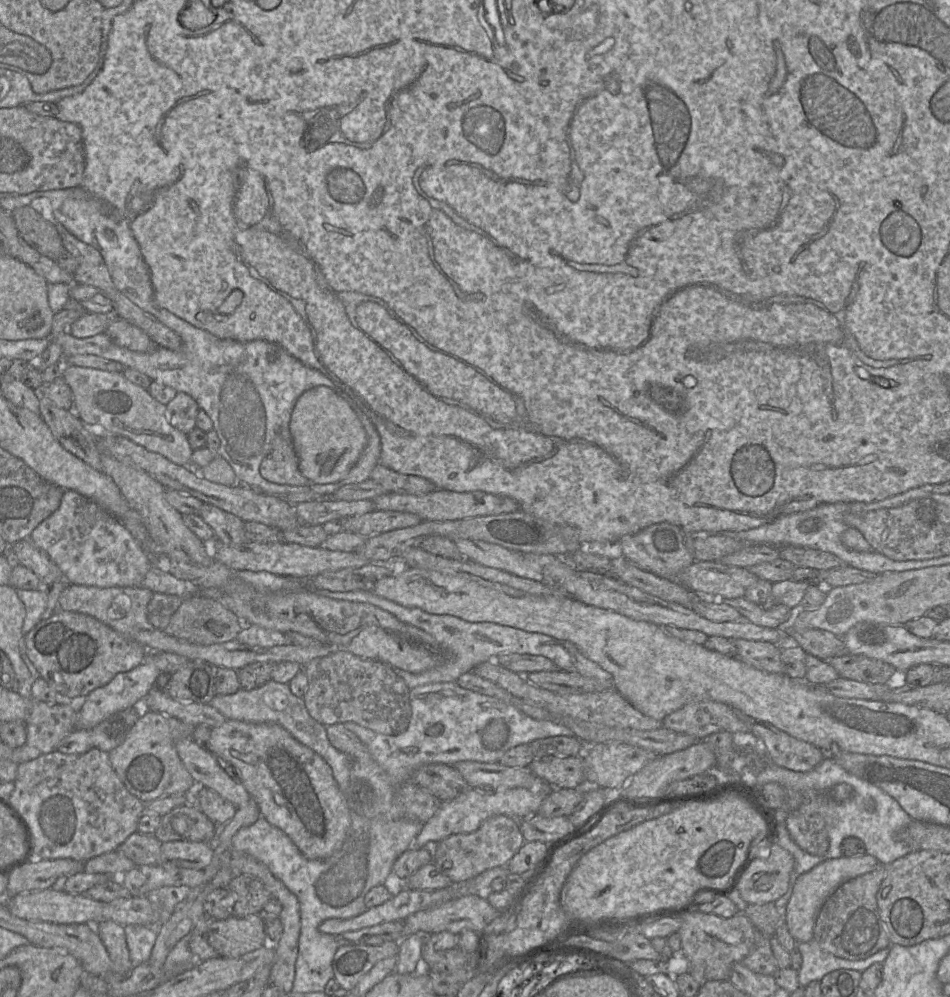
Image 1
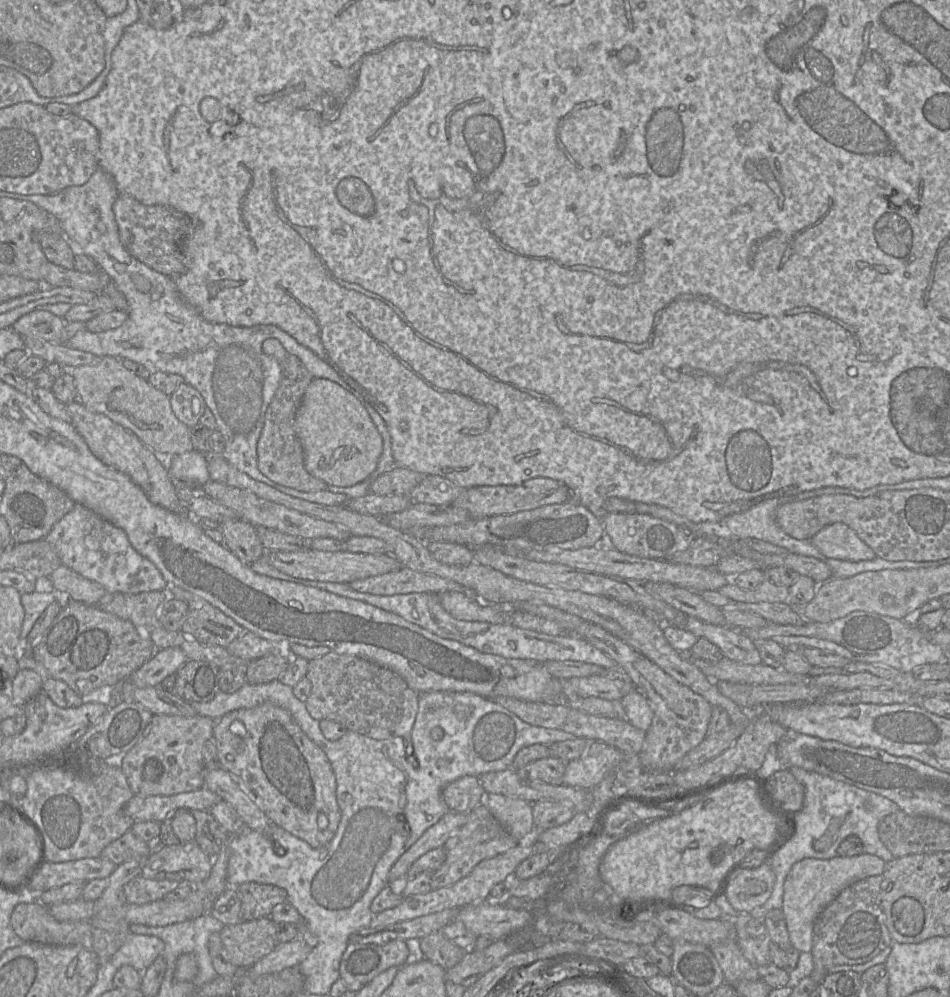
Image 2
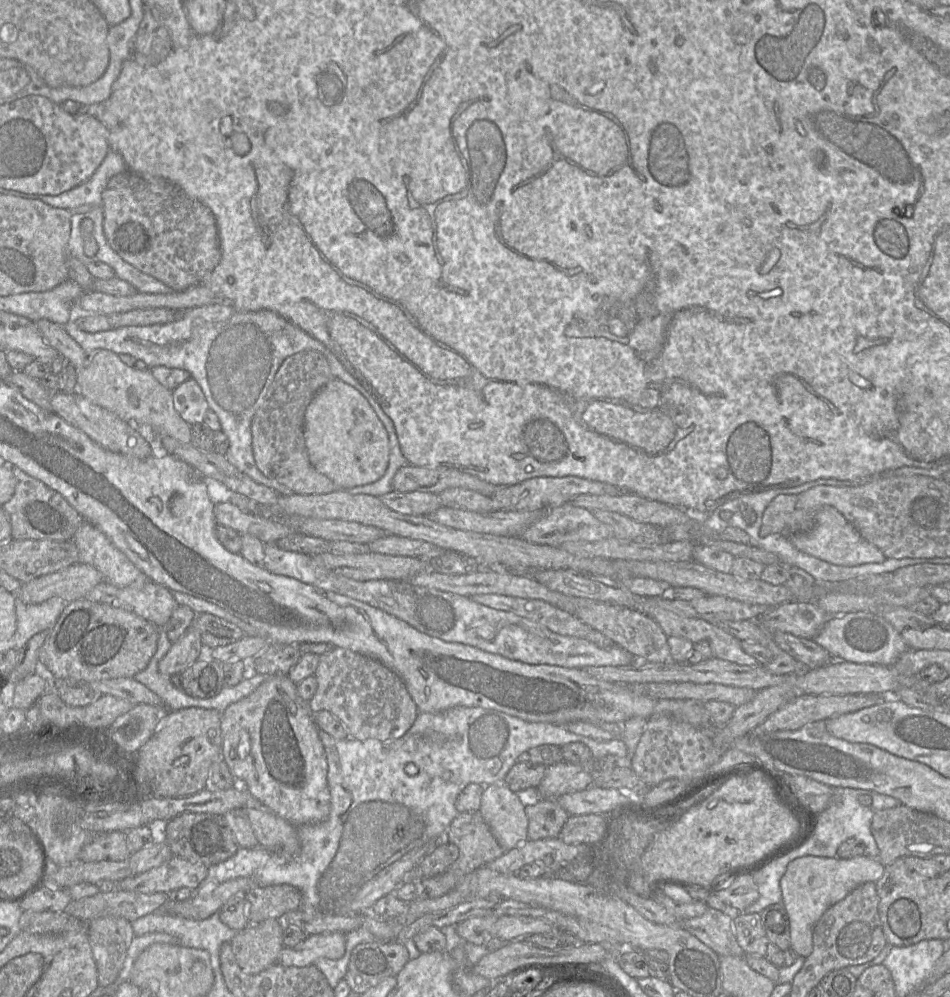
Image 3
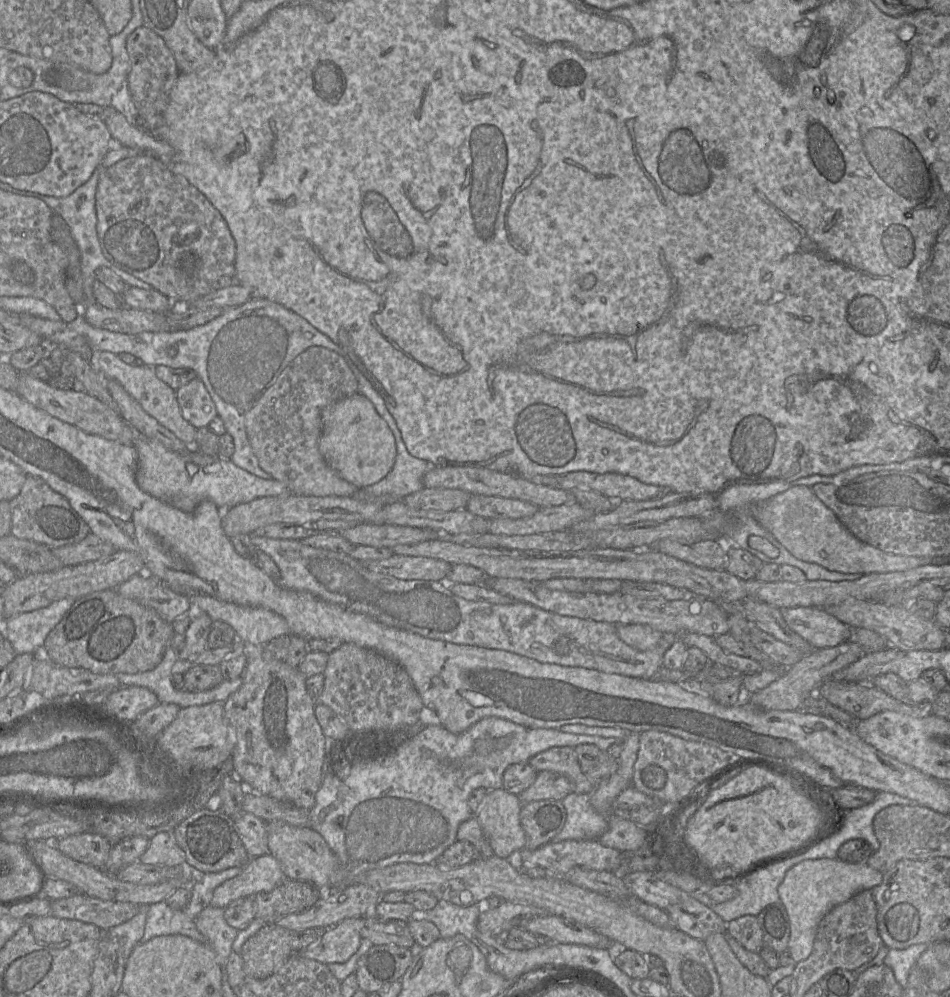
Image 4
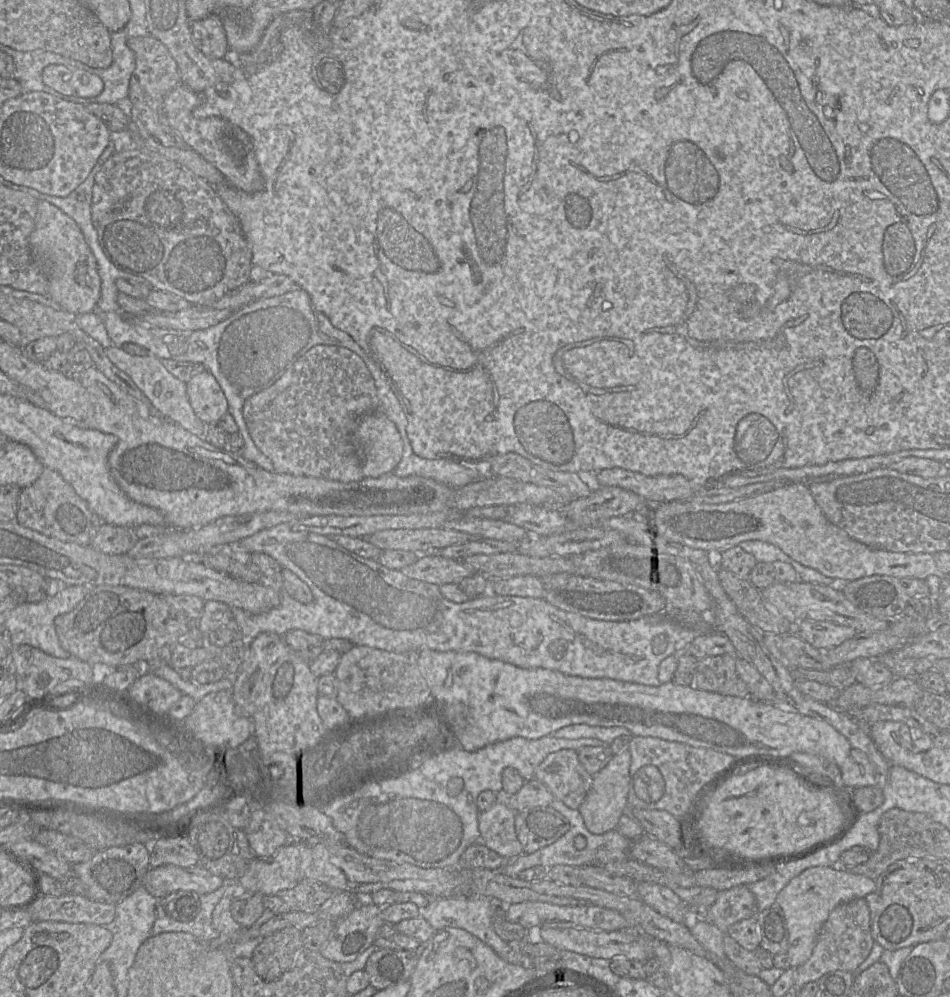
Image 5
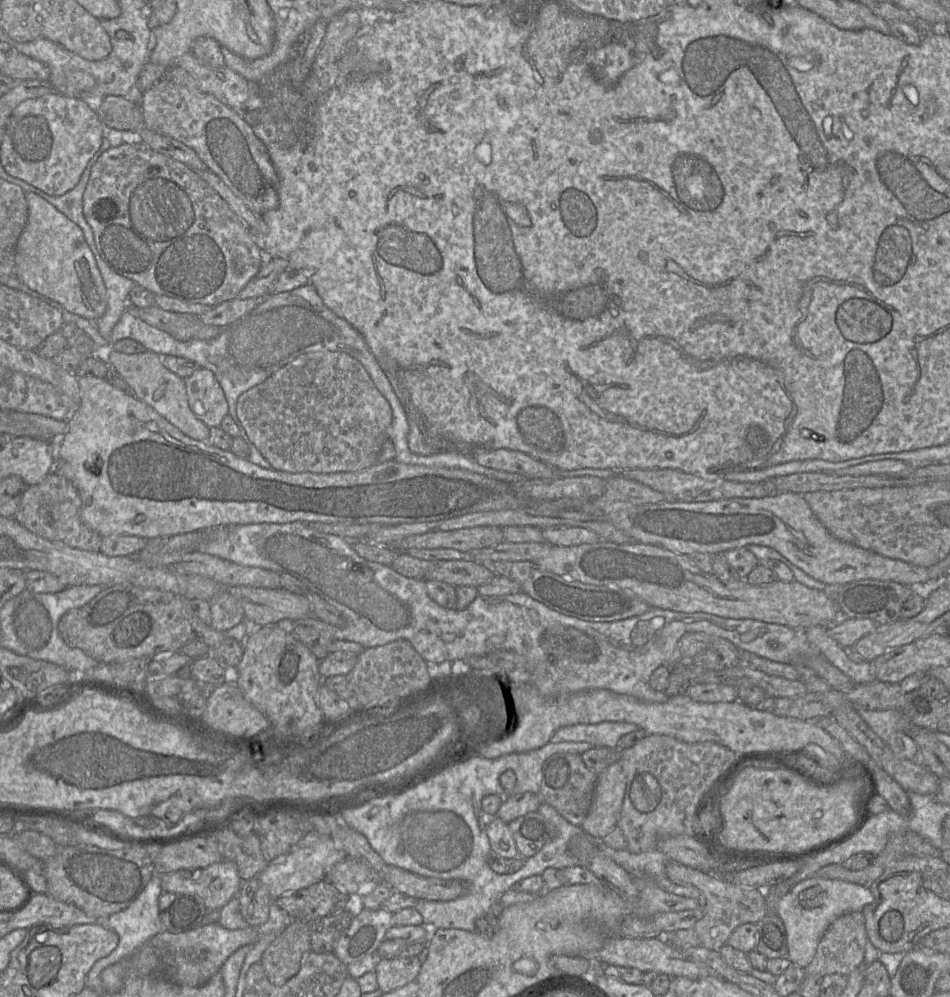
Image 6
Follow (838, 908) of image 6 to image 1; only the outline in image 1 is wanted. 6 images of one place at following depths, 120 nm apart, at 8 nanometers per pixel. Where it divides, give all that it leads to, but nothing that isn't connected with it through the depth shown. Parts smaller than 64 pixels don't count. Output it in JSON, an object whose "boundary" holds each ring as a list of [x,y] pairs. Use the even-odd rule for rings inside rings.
{"boundary":[[[865,854],[826,860],[801,874],[793,887],[792,895],[784,910],[784,921],[792,937],[798,942],[809,942],[814,938],[814,925],[825,900],[844,882],[873,871],[878,860]]]}

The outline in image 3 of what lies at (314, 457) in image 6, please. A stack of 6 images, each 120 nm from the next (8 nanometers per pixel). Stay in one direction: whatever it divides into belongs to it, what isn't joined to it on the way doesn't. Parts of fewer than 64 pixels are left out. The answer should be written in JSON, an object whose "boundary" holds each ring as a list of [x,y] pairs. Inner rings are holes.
{"boundary":[[[303,350],[288,356],[275,374],[263,403],[257,409],[252,419],[252,448],[258,469],[266,477],[288,487],[294,494],[319,495],[339,489],[331,479],[319,473],[311,465],[304,438],[304,416],[306,408],[319,390],[333,378],[336,377],[331,373],[327,359],[317,351]]]}

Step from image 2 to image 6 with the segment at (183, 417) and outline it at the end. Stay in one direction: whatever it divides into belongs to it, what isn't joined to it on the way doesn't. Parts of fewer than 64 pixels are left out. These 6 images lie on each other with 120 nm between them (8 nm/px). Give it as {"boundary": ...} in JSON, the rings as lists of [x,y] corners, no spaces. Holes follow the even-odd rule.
{"boundary":[[[200,368],[184,381],[193,414],[210,428],[220,426],[228,414],[228,403],[213,372]]]}

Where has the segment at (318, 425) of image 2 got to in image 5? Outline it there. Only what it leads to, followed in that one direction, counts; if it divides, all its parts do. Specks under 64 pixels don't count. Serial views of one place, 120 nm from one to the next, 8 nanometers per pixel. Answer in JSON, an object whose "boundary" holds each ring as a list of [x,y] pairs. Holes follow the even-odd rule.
{"boundary":[[[380,411],[363,415],[352,433],[363,477],[392,472],[402,455],[402,440],[395,424]]]}

